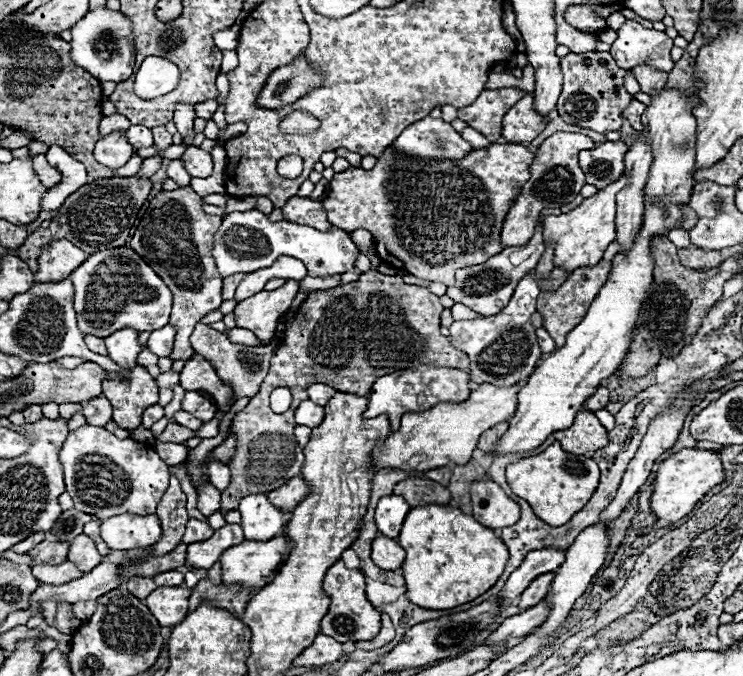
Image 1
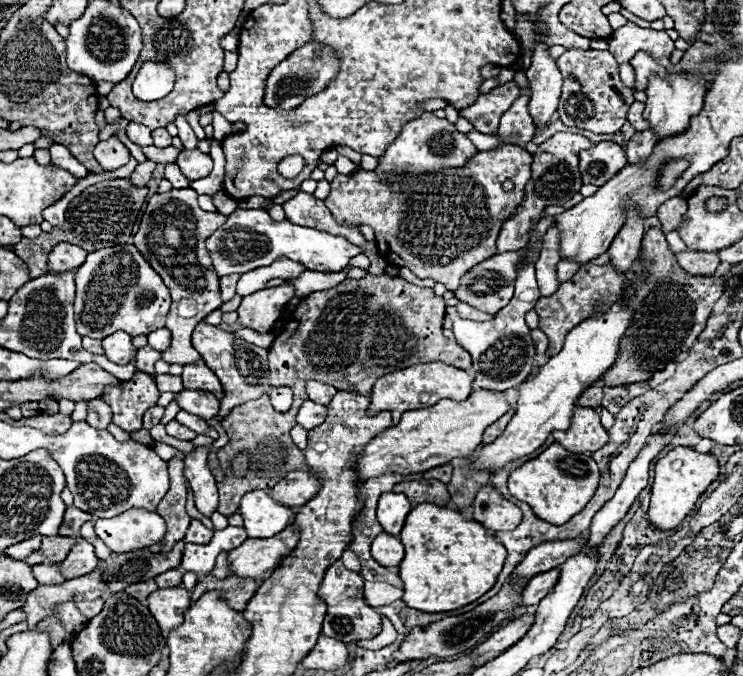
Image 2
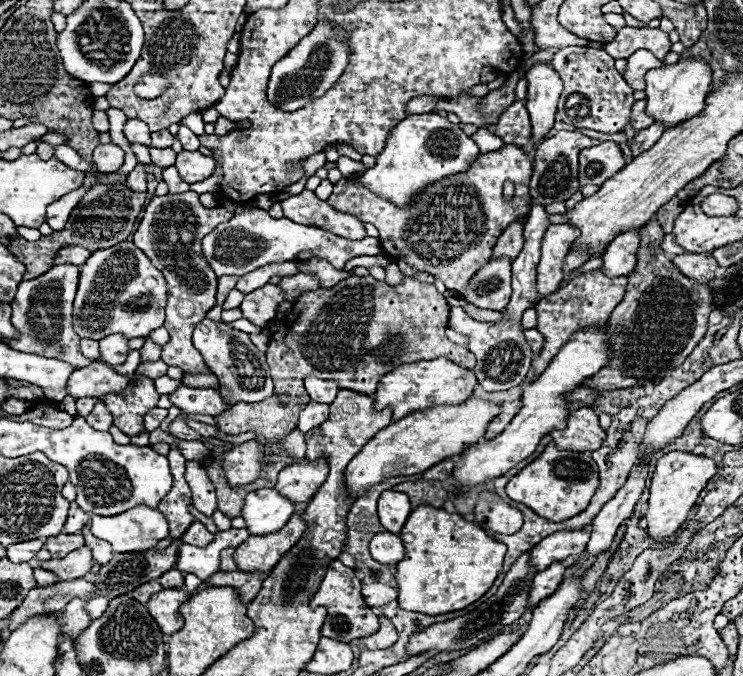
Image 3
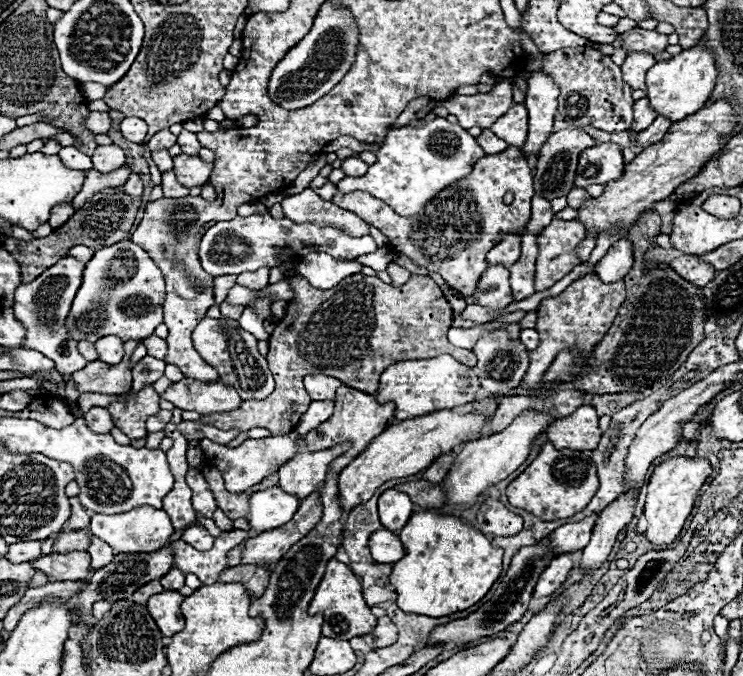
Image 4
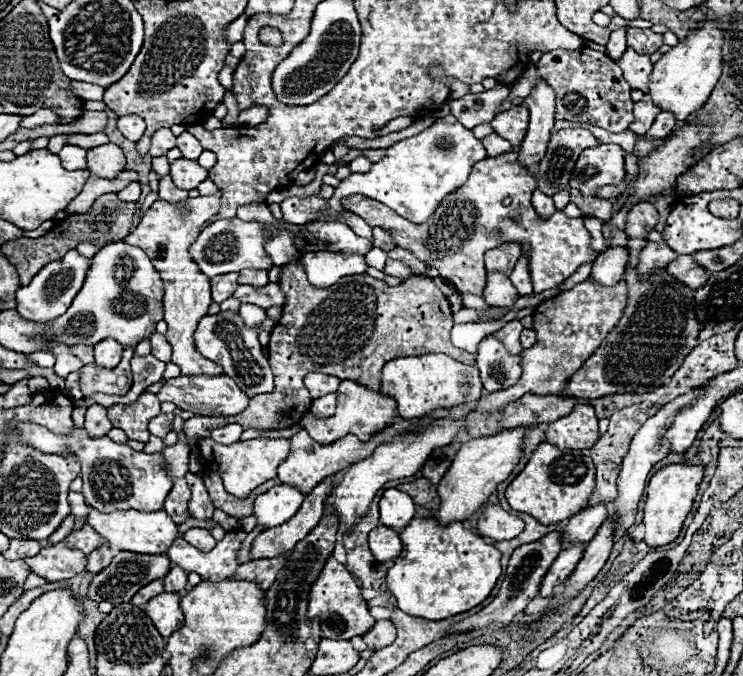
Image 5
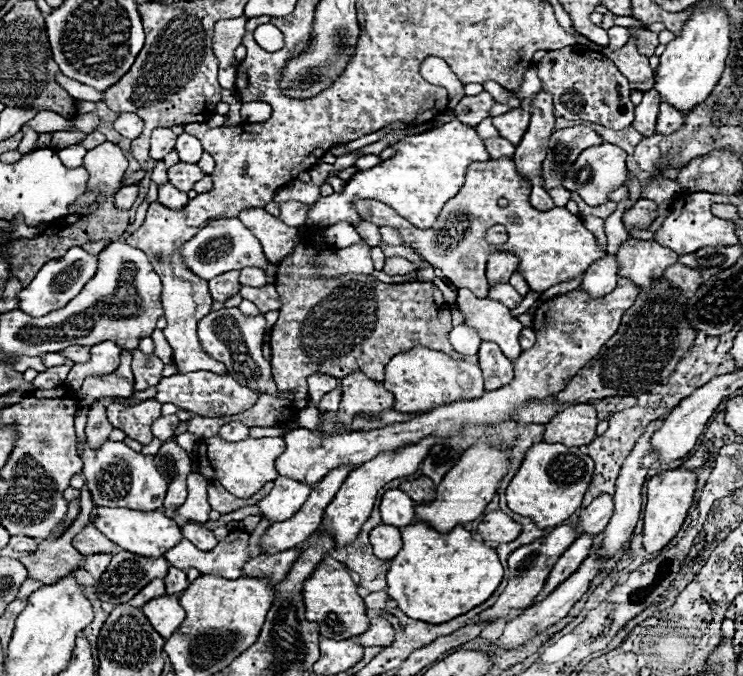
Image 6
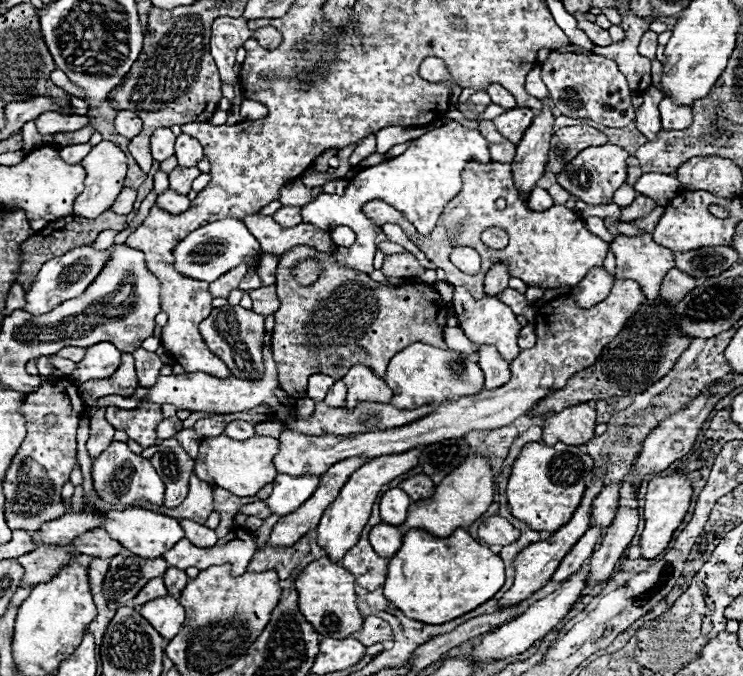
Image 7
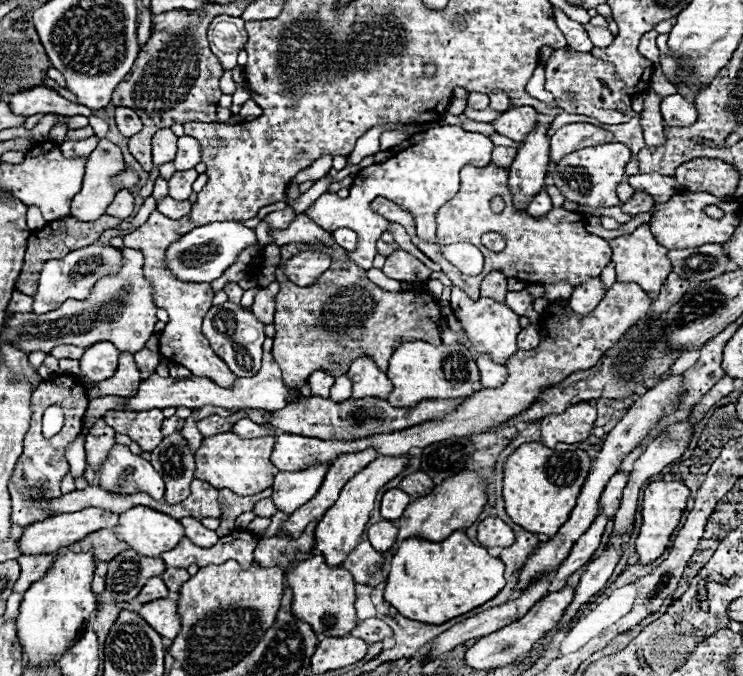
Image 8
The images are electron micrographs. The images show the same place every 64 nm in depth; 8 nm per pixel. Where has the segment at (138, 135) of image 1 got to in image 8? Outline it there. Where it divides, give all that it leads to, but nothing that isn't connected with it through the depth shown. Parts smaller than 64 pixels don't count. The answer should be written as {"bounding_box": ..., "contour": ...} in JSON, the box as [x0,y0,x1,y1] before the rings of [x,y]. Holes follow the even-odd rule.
{"bounding_box":[116,108,142,138],"contour":[[[116,108],[116,126],[126,138],[130,138],[142,130],[142,120],[130,108]]]}

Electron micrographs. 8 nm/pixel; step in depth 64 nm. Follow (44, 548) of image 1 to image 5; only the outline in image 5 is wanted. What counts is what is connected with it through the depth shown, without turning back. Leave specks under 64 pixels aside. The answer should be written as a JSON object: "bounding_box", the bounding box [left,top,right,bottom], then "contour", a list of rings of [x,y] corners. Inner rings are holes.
{"bounding_box":[64,524,104,554],"contour":[[[86,524],[80,530],[70,532],[64,542],[74,550],[82,550],[84,554],[90,554],[92,550],[98,548],[98,544],[104,544],[104,538],[98,538],[98,534],[94,534],[94,530],[90,530],[90,526]]]}

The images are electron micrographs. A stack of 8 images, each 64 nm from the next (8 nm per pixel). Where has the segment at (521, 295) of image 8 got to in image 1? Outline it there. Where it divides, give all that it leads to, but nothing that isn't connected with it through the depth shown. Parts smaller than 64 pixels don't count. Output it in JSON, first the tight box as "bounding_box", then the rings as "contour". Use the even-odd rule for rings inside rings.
{"bounding_box":[446,228,544,316],"contour":[[[536,228],[536,234],[532,236],[532,240],[528,244],[504,248],[500,254],[492,256],[484,264],[466,266],[466,268],[456,270],[454,284],[448,286],[446,294],[454,302],[460,302],[460,304],[468,306],[468,308],[472,308],[474,312],[478,312],[482,316],[498,314],[498,310],[502,310],[510,302],[512,292],[514,292],[516,284],[522,280],[522,276],[526,276],[530,270],[536,268],[542,252],[544,252],[544,244],[542,244],[542,236],[540,236],[540,228]]]}

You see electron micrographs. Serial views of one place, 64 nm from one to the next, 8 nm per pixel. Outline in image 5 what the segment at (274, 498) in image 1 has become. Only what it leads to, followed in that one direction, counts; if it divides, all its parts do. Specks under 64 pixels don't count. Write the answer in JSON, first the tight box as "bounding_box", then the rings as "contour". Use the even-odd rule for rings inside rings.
{"bounding_box":[278,420,416,494],"contour":[[[398,420],[396,424],[390,424],[386,430],[374,434],[368,442],[360,442],[356,436],[348,436],[348,438],[340,438],[340,440],[336,440],[332,444],[326,444],[326,446],[320,446],[318,442],[310,440],[310,436],[306,434],[306,430],[300,430],[298,434],[294,434],[290,438],[292,448],[290,448],[288,458],[278,466],[278,478],[280,478],[282,484],[290,484],[294,488],[298,486],[300,492],[310,494],[310,490],[318,482],[322,482],[326,476],[344,470],[346,466],[358,462],[358,458],[366,458],[366,454],[370,454],[370,450],[374,450],[374,446],[378,446],[378,442],[386,442],[392,436],[400,434],[402,430],[412,430],[412,428],[416,428],[416,420]]]}

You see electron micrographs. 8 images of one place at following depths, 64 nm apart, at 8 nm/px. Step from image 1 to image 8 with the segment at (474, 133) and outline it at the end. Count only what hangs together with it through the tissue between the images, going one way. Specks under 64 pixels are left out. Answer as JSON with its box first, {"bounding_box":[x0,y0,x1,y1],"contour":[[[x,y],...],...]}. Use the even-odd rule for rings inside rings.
{"bounding_box":[492,146,516,168],"contour":[[[494,146],[494,150],[492,150],[492,164],[508,168],[510,162],[514,160],[514,154],[516,154],[516,148],[510,148],[510,146]]]}

